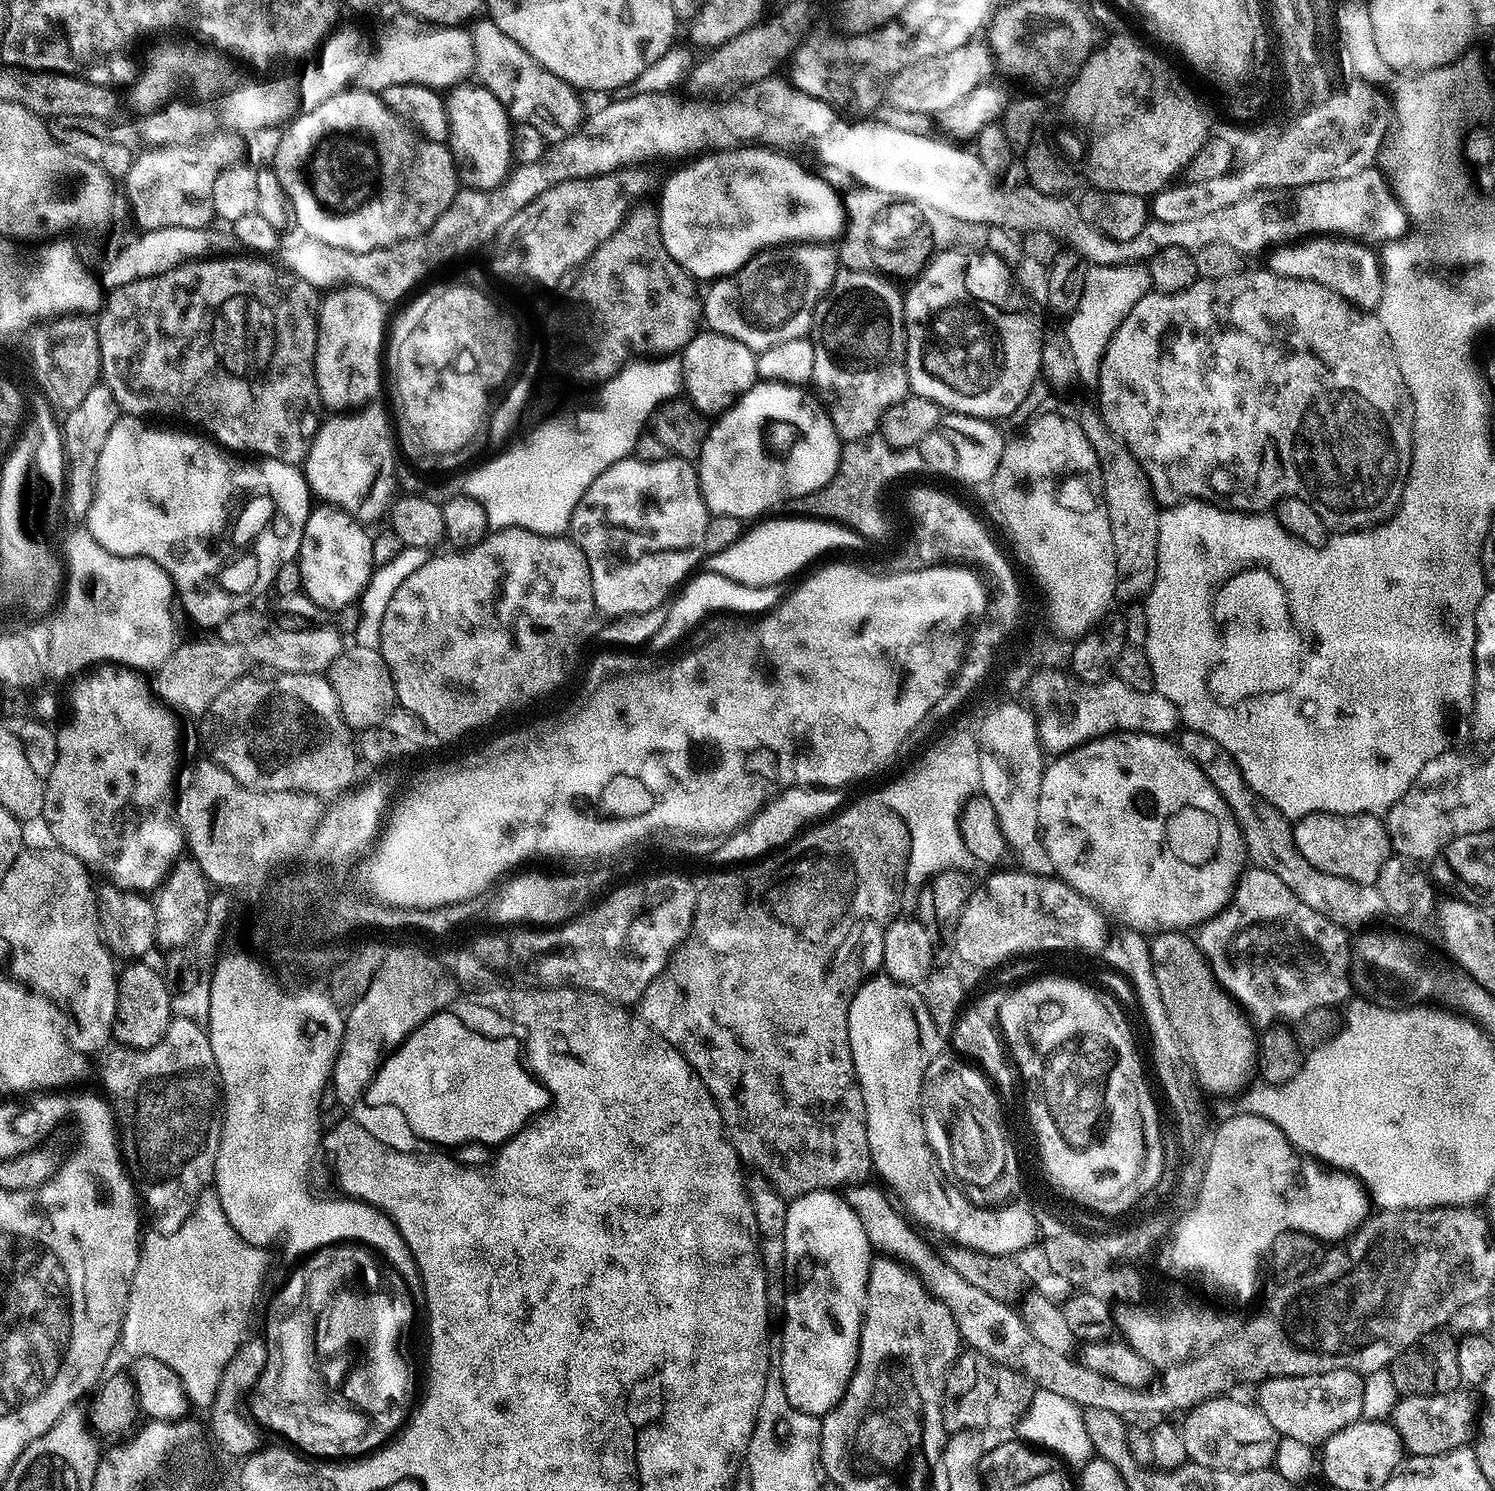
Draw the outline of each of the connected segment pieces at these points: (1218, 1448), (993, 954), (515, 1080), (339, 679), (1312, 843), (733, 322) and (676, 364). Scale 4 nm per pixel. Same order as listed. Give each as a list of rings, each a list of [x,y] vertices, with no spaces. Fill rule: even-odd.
[[[1227,1394],[1215,1396],[1206,1402],[1202,1402],[1196,1408],[1188,1409],[1183,1417],[1184,1424],[1179,1425],[1180,1437],[1184,1443],[1183,1455],[1194,1464],[1210,1466],[1211,1468],[1221,1468],[1231,1472],[1253,1472],[1262,1470],[1271,1465],[1276,1453],[1277,1434],[1274,1426],[1270,1426],[1270,1418],[1262,1414],[1262,1410],[1256,1404],[1246,1402],[1234,1402]]]
[[[996,872],[981,888],[979,885],[966,902],[962,910],[962,918],[958,918],[955,959],[957,961],[960,959],[962,963],[969,964],[972,968],[994,967],[995,969],[1002,964],[1005,953],[1016,952],[1020,949],[1053,948],[1061,945],[1064,939],[1091,948],[1095,948],[1103,941],[1108,941],[1110,938],[1109,921],[1105,913],[1090,903],[1087,898],[1072,891],[1063,880],[1048,876]]]
[[[446,1010],[431,1016],[400,1043],[372,1079],[372,1086],[366,1089],[363,1099],[371,1100],[372,1104],[396,1104],[404,1112],[436,1112],[442,1124],[440,1136],[460,1136],[460,1128],[464,1128],[464,1132],[472,1132],[477,1140],[501,1140],[512,1128],[528,1124],[548,1106],[540,1086],[532,1084],[532,1080],[520,1072],[520,1064],[516,1064],[516,1044],[512,1044],[512,1040],[504,1040],[504,1044],[483,1040],[460,1028]]]
[[[363,646],[345,647],[344,652],[328,667],[328,682],[334,694],[338,698],[340,716],[348,723],[348,727],[360,733],[368,727],[378,727],[383,725],[393,708],[397,707],[396,691],[394,690],[394,678],[390,674],[390,666],[382,658],[379,648],[366,648]]]
[[[1311,812],[1301,820],[1292,824],[1294,846],[1298,846],[1298,854],[1310,862],[1318,870],[1331,876],[1346,878],[1350,882],[1359,884],[1375,884],[1382,871],[1383,863],[1392,852],[1392,843],[1388,838],[1388,829],[1380,816],[1339,816],[1329,812]]]
[[[797,244],[795,246],[775,246],[756,253],[736,272],[711,281],[702,292],[702,320],[711,331],[726,338],[734,338],[751,352],[761,352],[778,342],[790,342],[790,338],[807,337],[812,331],[812,311],[822,292],[819,276],[824,268],[834,264],[834,252],[824,244]]]
[[[675,355],[659,358],[636,358],[624,365],[616,375],[599,385],[600,397],[596,404],[576,408],[565,416],[556,416],[540,424],[521,444],[509,452],[480,464],[464,480],[463,495],[474,498],[486,512],[489,529],[525,528],[543,536],[563,536],[569,531],[574,506],[586,494],[590,482],[602,474],[614,462],[629,459],[636,451],[636,443],[648,423],[652,412],[666,400],[679,397],[682,392],[682,366]]]

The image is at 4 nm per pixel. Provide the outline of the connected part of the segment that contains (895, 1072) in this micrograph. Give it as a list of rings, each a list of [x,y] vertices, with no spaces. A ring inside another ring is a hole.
[[[883,974],[865,980],[850,1002],[848,1033],[856,1081],[860,1083],[862,1102],[866,1106],[866,1138],[872,1155],[872,1167],[875,1175],[878,1174],[884,1179],[883,1187],[892,1188],[891,1195],[893,1197],[896,1195],[900,1199],[899,1207],[913,1221],[916,1219],[918,1223],[925,1224],[930,1231],[945,1236],[945,1241],[982,1254],[1012,1258],[1024,1248],[1035,1245],[1038,1233],[1032,1227],[1028,1212],[1021,1211],[1020,1208],[1011,1208],[999,1215],[985,1213],[978,1206],[964,1204],[964,1195],[959,1188],[945,1186],[936,1181],[934,1156],[922,1150],[920,1095],[924,1091],[924,1075],[930,1062],[934,1062],[941,1055],[940,1039],[942,1039],[940,1029],[934,1026],[930,1018],[930,1010],[926,1010],[923,995],[915,987],[900,984]],[[997,1222],[1008,1224],[1008,1230],[990,1230],[989,1227]]]

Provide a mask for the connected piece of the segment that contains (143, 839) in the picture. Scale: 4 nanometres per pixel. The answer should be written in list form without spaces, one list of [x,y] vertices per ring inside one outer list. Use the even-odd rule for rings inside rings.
[[[112,662],[93,668],[96,668],[93,672],[77,675],[71,681],[66,708],[72,711],[72,717],[68,724],[59,725],[56,734],[58,762],[54,762],[54,770],[44,781],[42,820],[48,823],[48,832],[56,839],[55,847],[74,854],[93,873],[105,872],[107,883],[123,892],[152,894],[167,878],[168,869],[183,853],[180,851],[186,848],[184,832],[174,811],[174,792],[172,796],[180,728],[172,709],[154,698],[149,681],[147,684],[137,669]]]

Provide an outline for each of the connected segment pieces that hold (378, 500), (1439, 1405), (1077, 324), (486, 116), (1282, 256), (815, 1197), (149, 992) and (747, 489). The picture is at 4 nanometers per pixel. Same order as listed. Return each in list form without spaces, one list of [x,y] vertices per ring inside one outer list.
[[[372,407],[329,415],[329,420],[317,427],[308,457],[302,465],[308,491],[317,501],[341,508],[365,526],[385,519],[397,491],[396,460],[392,457],[394,436],[392,432],[388,433],[387,414]]]
[[[1457,1390],[1437,1396],[1405,1396],[1397,1399],[1392,1408],[1390,1423],[1400,1436],[1400,1442],[1408,1456],[1437,1456],[1465,1447],[1473,1439],[1478,1409],[1476,1410],[1475,1402],[1464,1392],[1467,1391]]]
[[[1140,262],[1127,264],[1093,264],[1085,271],[1082,298],[1072,315],[1067,317],[1066,333],[1074,356],[1077,373],[1099,373],[1100,363],[1110,338],[1118,326],[1134,310],[1134,306],[1152,288],[1147,267]]]
[[[461,82],[447,89],[445,96],[448,96],[444,100],[444,116],[448,119],[446,147],[452,153],[459,183],[468,190],[500,187],[508,176],[514,158],[511,145],[503,139],[506,128],[510,126],[507,112],[484,88],[472,82]]]
[[[1325,234],[1301,239],[1299,242],[1281,244],[1267,253],[1267,271],[1286,278],[1302,278],[1318,282],[1346,298],[1351,304],[1365,310],[1375,310],[1380,301],[1380,262],[1367,243]]]
[[[835,1191],[811,1192],[805,1196],[800,1196],[788,1204],[786,1210],[786,1270],[785,1277],[790,1281],[790,1287],[784,1293],[784,1341],[780,1344],[780,1361],[778,1367],[780,1377],[784,1383],[783,1396],[802,1414],[822,1418],[837,1402],[842,1398],[846,1386],[850,1382],[852,1372],[856,1368],[856,1359],[860,1349],[860,1327],[864,1321],[864,1303],[866,1302],[866,1290],[868,1289],[868,1275],[872,1269],[874,1259],[874,1249],[872,1243],[866,1238],[866,1230],[862,1230],[862,1222],[854,1210],[850,1210],[847,1199]]]
[[[132,962],[119,973],[116,981],[116,1017],[112,1027],[112,1040],[126,1048],[149,1048],[166,1034],[168,1024],[174,1018],[173,993],[168,991],[163,975],[148,962]]]
[[[757,382],[753,384],[752,389],[750,389],[746,394],[742,394],[740,396],[740,399],[736,401],[735,404],[732,405],[731,408],[728,409],[726,412],[721,412],[719,416],[715,417],[714,423],[716,424],[707,429],[706,435],[704,437],[704,445],[702,446],[702,450],[700,451],[700,455],[698,457],[698,475],[700,477],[700,493],[702,494],[702,498],[706,502],[706,506],[708,507],[709,513],[713,516],[729,516],[730,518],[738,518],[742,522],[748,522],[748,519],[751,518],[751,516],[760,516],[763,517],[765,514],[763,512],[768,512],[771,510],[771,508],[776,508],[779,506],[779,504],[784,504],[787,502],[787,500],[793,500],[793,502],[799,502],[804,499],[805,496],[809,496],[810,494],[814,494],[818,490],[822,490],[825,488],[829,482],[833,480],[834,477],[836,477],[836,470],[837,466],[840,464],[840,450],[842,447],[842,441],[838,433],[834,430],[834,426],[830,422],[830,418],[828,417],[827,412],[824,411],[823,407],[818,403],[817,397],[815,395],[809,394],[807,396],[806,393],[804,393],[805,389],[803,387],[794,385],[794,384],[769,384],[767,382]]]

